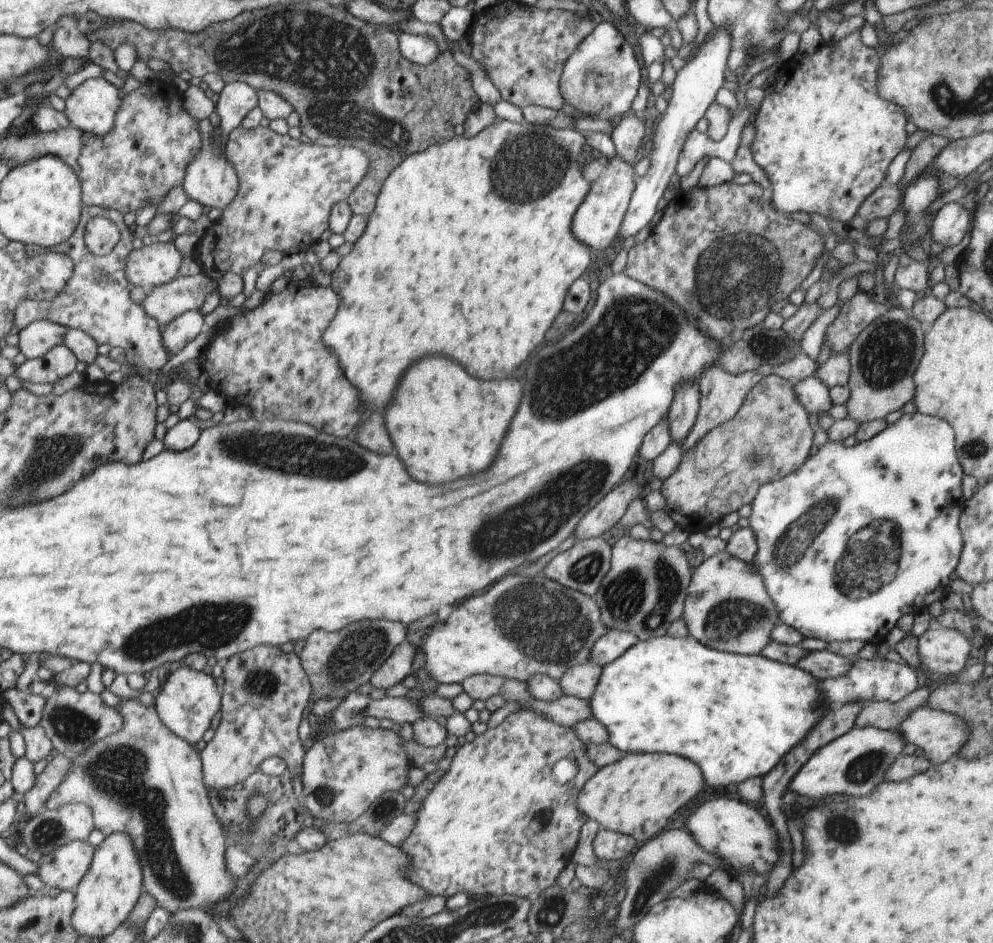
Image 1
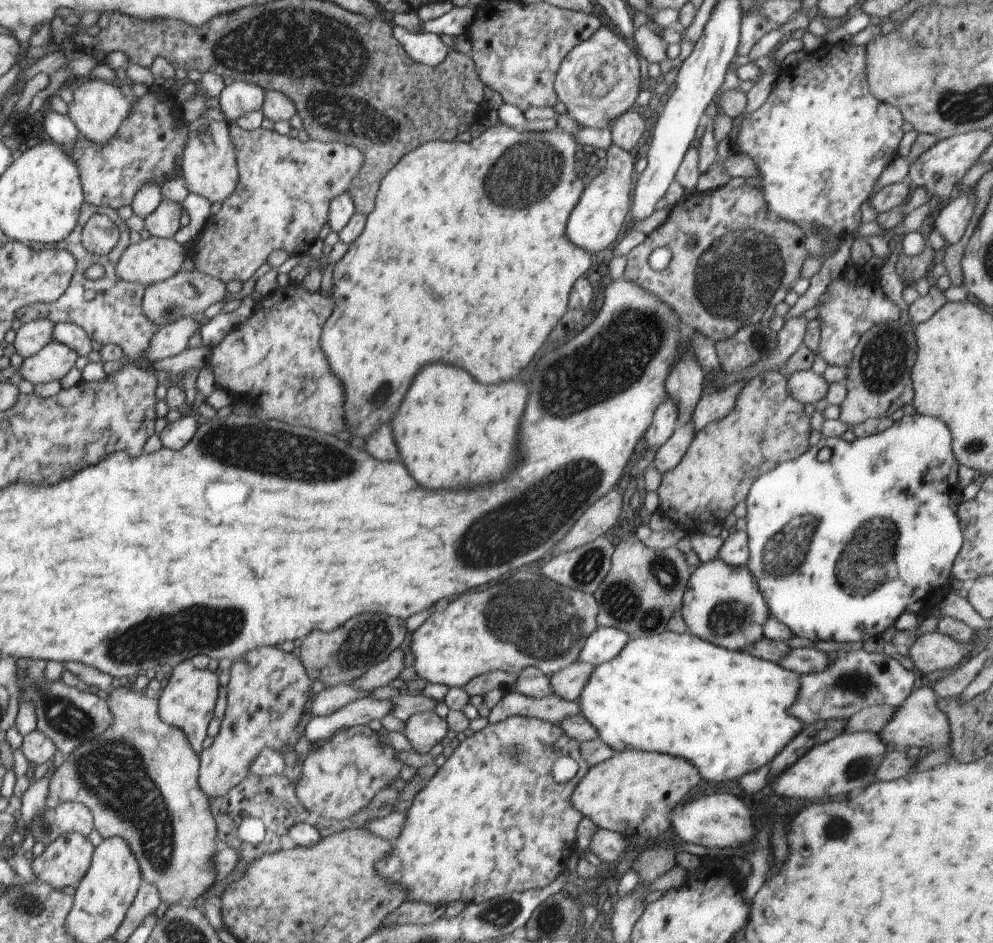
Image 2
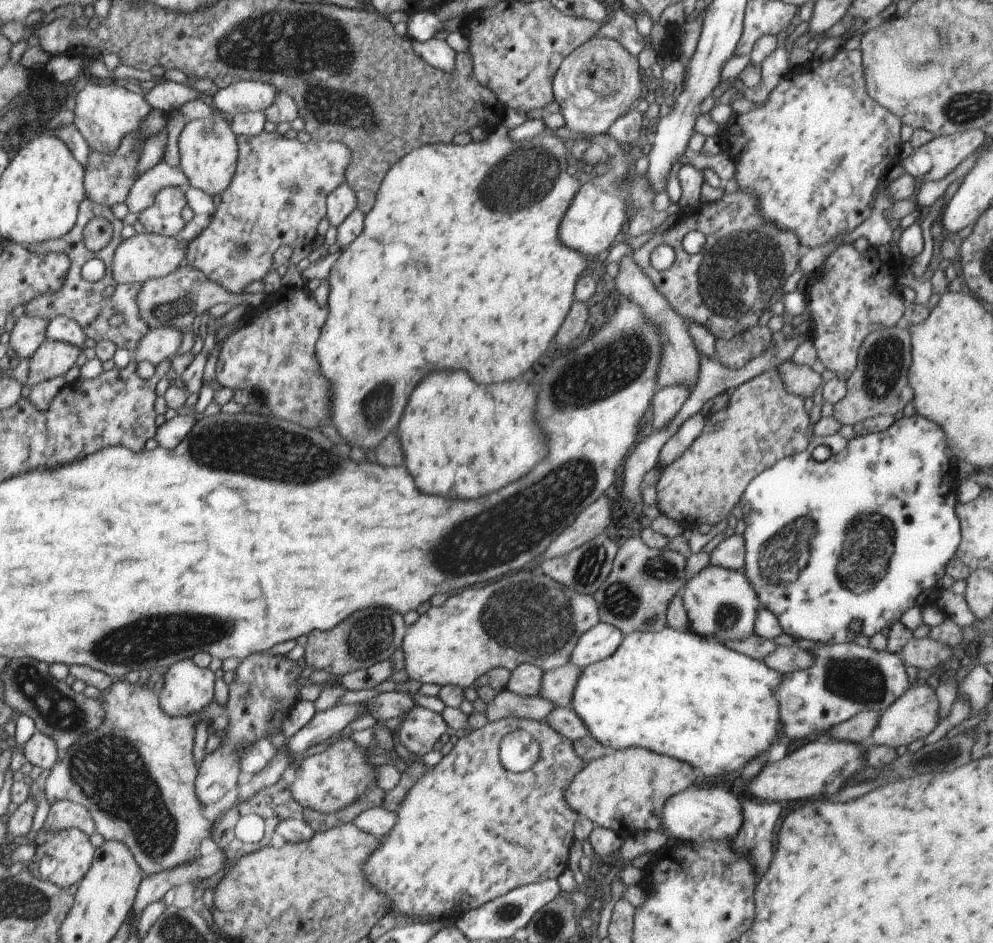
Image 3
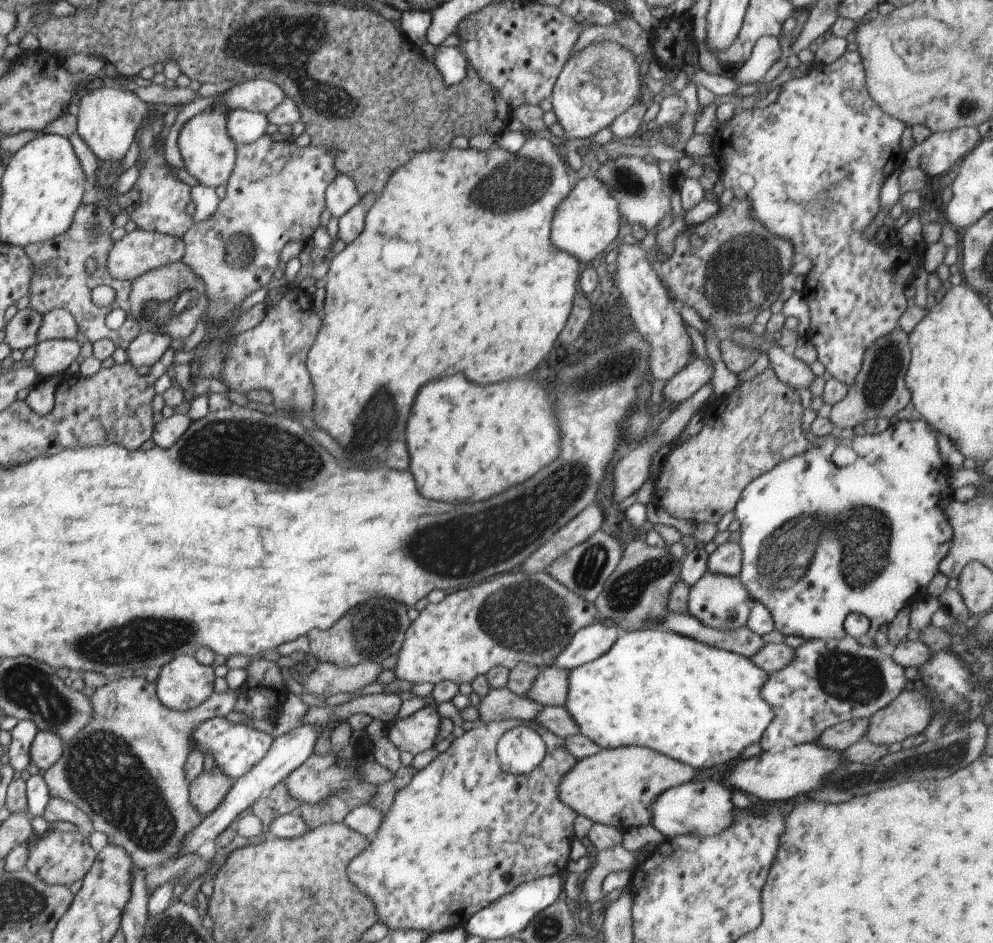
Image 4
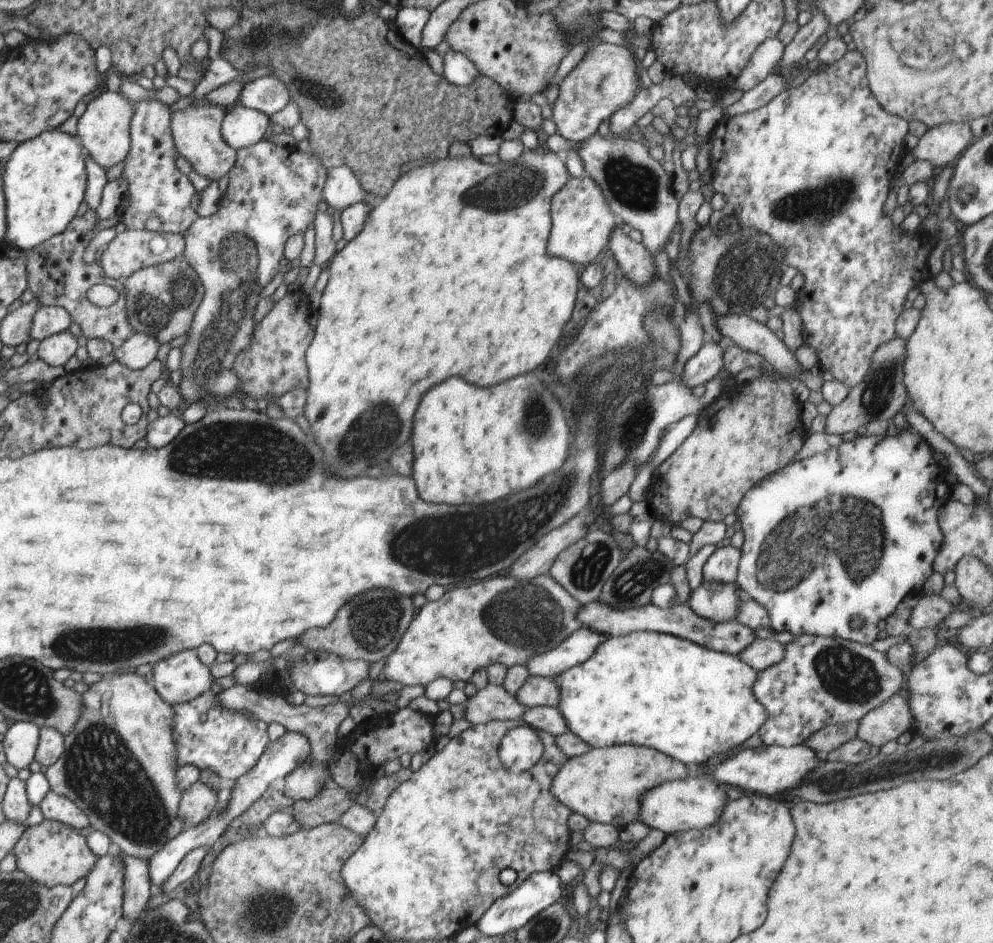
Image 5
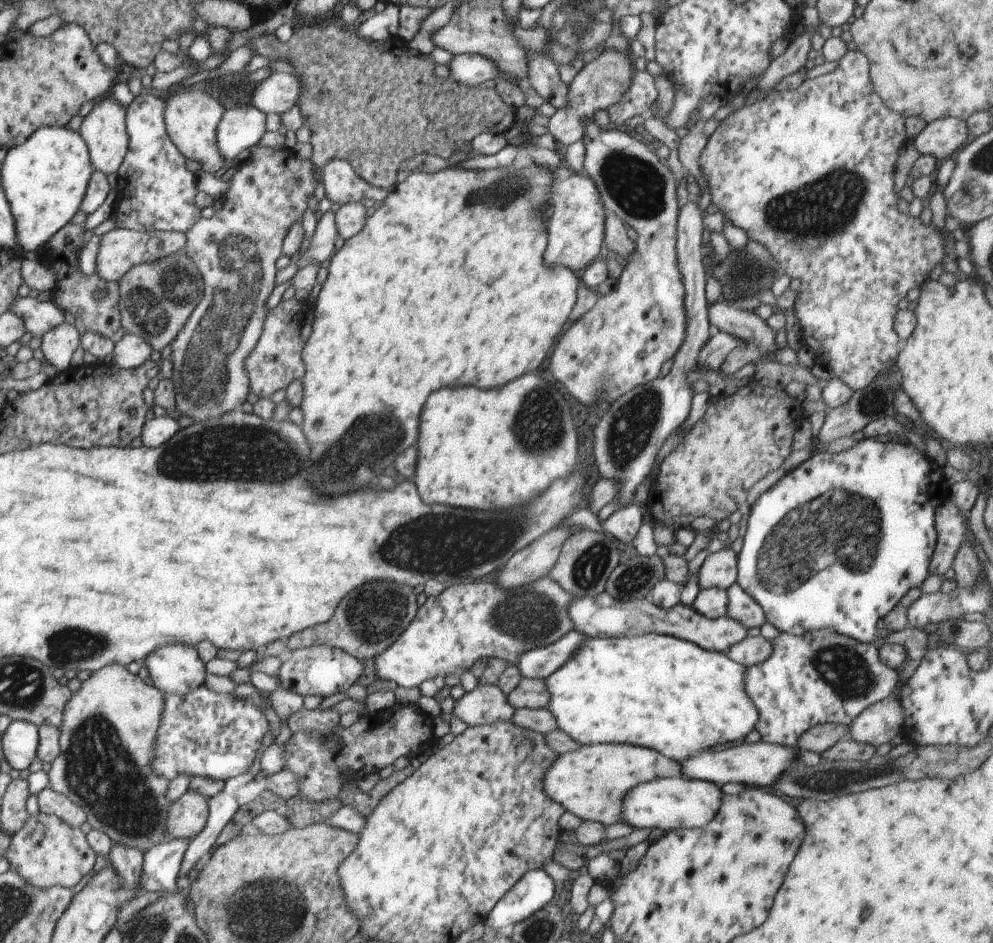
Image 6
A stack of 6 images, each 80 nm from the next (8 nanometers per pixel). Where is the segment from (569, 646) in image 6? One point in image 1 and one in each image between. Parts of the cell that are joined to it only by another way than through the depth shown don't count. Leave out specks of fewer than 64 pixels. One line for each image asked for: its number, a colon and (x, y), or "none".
1: (614, 643)
2: (604, 644)
3: (601, 641)
4: (590, 643)
5: (582, 643)

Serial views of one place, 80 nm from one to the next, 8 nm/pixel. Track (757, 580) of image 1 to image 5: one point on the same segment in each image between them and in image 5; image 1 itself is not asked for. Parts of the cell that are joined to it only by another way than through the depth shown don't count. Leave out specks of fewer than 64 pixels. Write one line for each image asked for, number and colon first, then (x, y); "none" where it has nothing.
2: (722, 604)
3: (720, 603)
4: (718, 601)
5: (718, 602)

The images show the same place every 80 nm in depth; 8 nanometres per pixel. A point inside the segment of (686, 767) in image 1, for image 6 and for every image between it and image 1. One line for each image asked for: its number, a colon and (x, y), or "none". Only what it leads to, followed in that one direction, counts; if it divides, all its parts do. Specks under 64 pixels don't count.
2: (634, 793)
3: (625, 791)
4: (617, 787)
5: (606, 784)
6: (591, 782)

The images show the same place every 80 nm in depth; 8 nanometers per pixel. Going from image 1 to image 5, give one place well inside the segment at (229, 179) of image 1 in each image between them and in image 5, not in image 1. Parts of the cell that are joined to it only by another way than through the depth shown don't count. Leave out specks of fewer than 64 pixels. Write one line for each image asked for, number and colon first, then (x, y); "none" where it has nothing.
2: (209, 169)
3: (208, 148)
4: (209, 154)
5: (196, 130)

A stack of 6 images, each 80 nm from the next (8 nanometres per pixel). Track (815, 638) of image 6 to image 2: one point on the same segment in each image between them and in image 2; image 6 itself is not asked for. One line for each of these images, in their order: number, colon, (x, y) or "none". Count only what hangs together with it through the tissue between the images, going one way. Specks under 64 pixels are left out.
2: (854, 680)
3: (845, 679)
4: (831, 681)
5: (821, 681)

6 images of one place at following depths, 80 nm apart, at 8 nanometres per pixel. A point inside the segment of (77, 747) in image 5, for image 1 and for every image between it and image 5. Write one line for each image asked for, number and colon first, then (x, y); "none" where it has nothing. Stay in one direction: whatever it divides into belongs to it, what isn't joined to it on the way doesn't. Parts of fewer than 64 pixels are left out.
1: (144, 780)
2: (140, 779)
3: (136, 774)
4: (126, 769)

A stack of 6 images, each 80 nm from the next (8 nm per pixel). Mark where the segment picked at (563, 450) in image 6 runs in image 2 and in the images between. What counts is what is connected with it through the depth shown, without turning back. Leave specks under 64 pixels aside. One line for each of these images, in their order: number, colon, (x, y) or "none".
2: (451, 431)
3: (460, 439)
4: (467, 442)
5: (471, 445)

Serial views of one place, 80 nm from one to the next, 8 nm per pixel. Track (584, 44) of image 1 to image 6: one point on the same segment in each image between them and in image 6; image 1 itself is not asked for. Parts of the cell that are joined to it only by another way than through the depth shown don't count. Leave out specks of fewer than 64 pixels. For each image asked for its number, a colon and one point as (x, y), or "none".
2: (599, 79)
3: (599, 81)
4: (598, 83)
5: (607, 78)
6: (601, 82)

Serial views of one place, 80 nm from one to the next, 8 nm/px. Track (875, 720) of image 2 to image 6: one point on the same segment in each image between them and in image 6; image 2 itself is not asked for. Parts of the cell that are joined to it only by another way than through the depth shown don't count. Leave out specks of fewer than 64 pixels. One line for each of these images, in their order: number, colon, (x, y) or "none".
3: (859, 728)
4: (839, 737)
5: (826, 740)
6: (822, 737)

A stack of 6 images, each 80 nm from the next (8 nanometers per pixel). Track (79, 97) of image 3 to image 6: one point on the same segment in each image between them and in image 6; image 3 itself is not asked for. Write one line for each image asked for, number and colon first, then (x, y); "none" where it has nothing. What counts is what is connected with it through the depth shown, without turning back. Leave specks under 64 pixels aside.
4: (108, 118)
5: (103, 129)
6: (103, 129)

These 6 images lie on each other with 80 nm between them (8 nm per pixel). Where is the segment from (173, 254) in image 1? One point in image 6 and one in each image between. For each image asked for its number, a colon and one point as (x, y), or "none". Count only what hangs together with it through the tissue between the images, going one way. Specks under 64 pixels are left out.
2: (144, 263)
3: (143, 257)
4: (139, 252)
5: (132, 250)
6: (120, 250)

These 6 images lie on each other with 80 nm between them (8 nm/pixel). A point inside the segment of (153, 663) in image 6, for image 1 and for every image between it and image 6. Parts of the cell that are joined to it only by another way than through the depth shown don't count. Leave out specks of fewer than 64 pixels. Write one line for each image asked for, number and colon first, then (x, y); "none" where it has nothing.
1: (187, 702)
2: (187, 702)
3: (188, 689)
4: (183, 684)
5: (182, 677)

